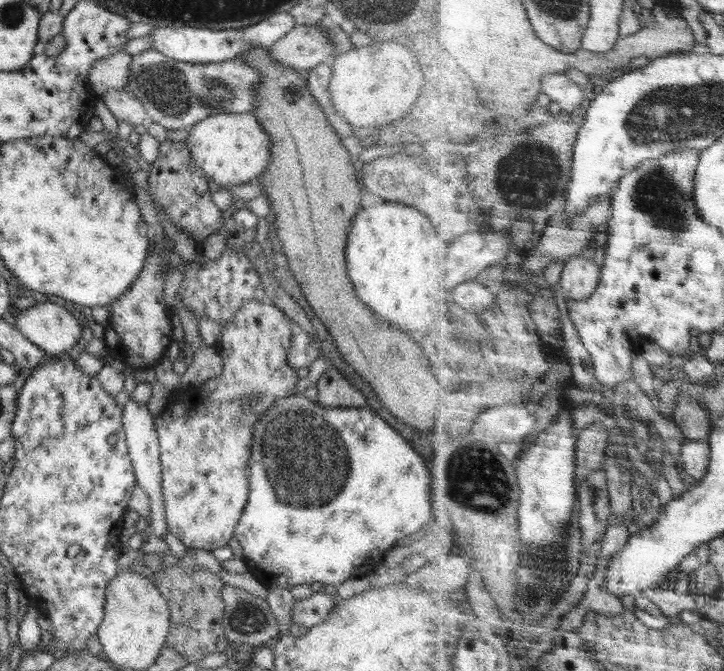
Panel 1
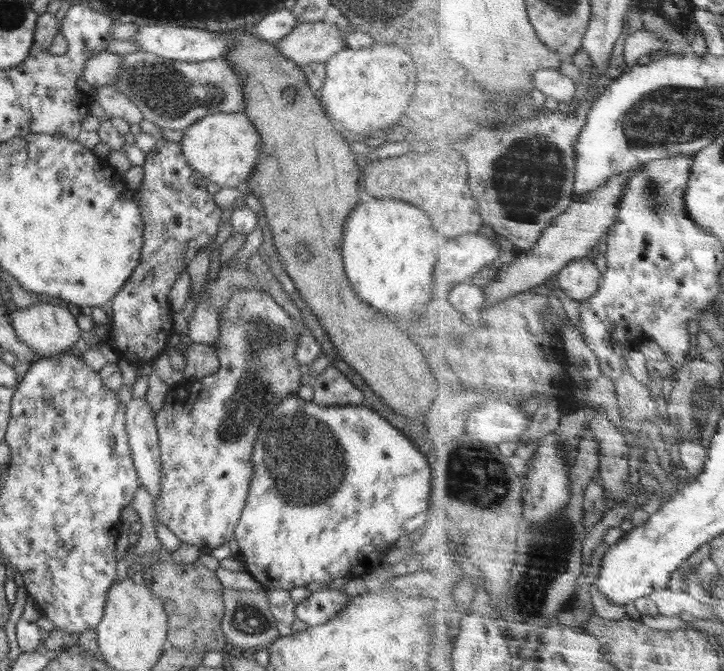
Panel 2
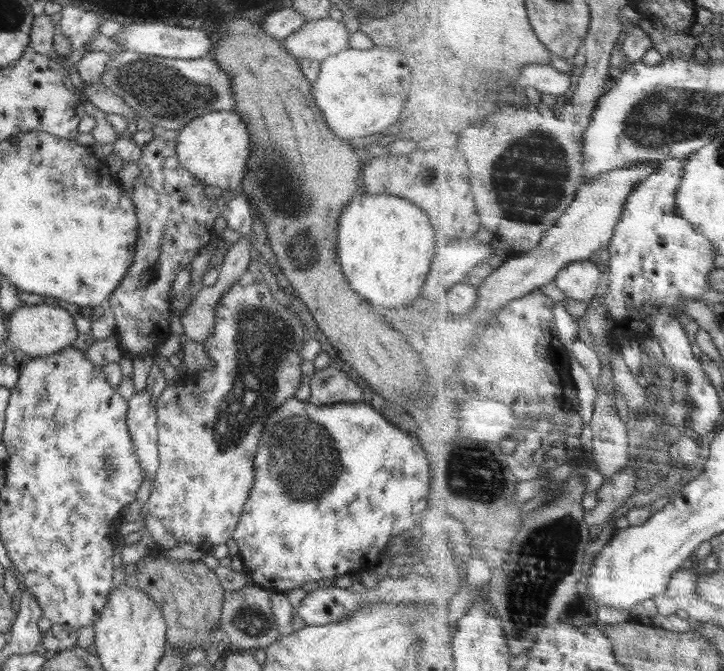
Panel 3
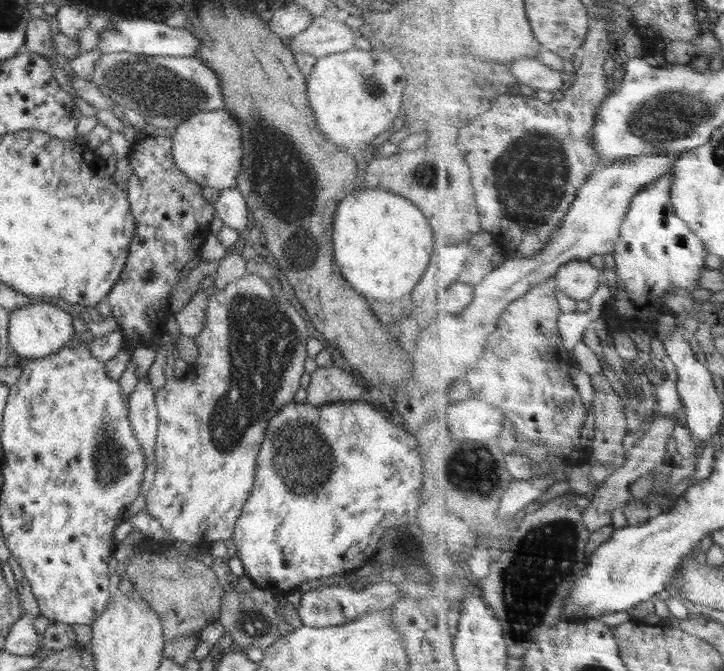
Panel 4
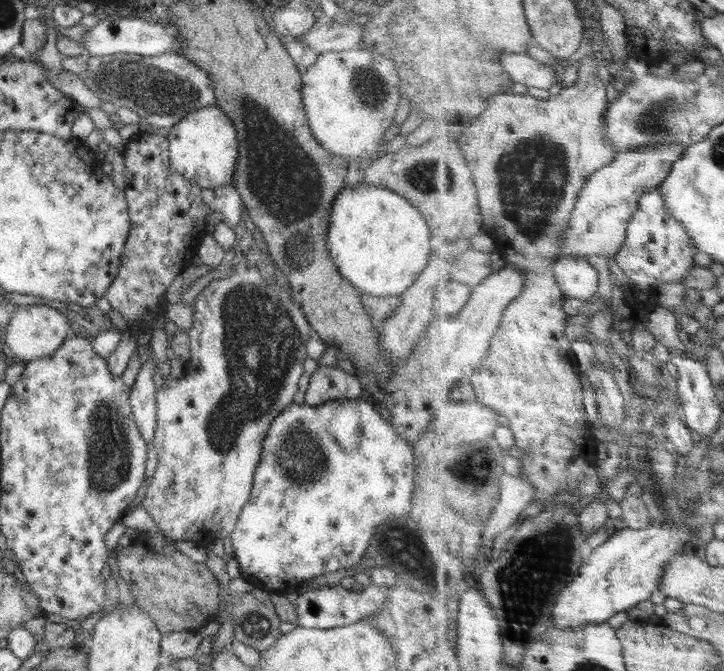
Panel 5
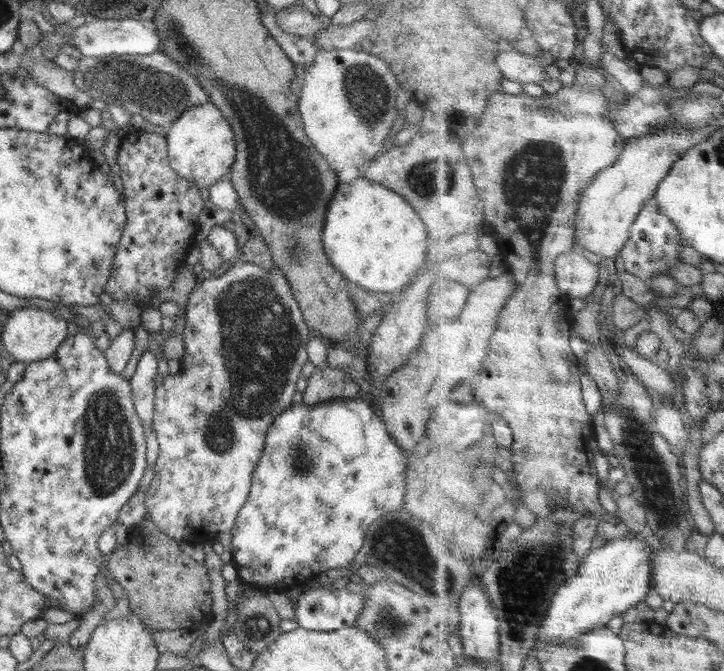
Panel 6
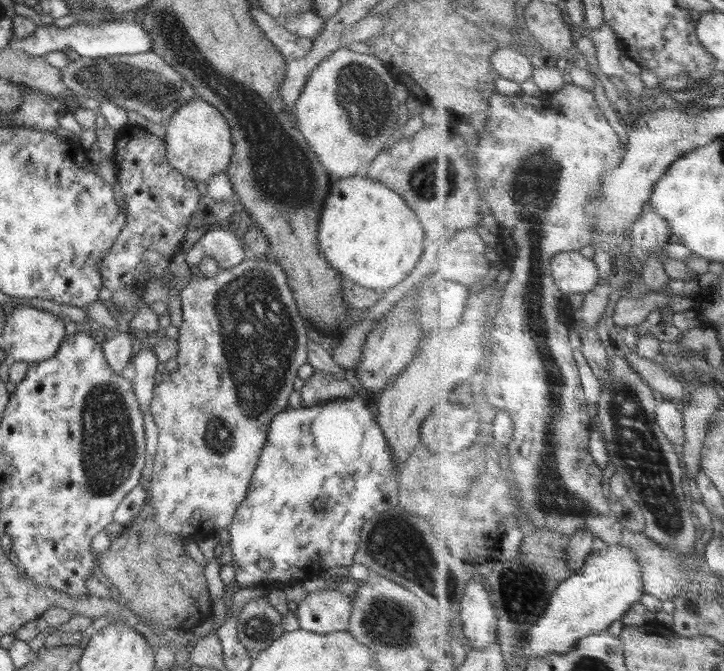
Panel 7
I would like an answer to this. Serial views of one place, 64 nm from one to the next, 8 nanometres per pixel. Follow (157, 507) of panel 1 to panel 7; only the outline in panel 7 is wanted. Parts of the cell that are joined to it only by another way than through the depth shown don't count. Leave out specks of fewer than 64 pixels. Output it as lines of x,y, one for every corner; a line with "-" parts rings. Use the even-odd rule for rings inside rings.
138,350
132,360
134,376
131,385
143,414
151,407
158,364
157,357
150,351

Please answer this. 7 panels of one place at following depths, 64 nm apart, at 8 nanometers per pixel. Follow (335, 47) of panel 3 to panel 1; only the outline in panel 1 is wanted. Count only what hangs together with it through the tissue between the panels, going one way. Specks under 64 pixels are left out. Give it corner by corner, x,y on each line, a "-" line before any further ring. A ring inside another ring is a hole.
295,26
269,48
273,59
304,73
335,54
335,46
318,26

